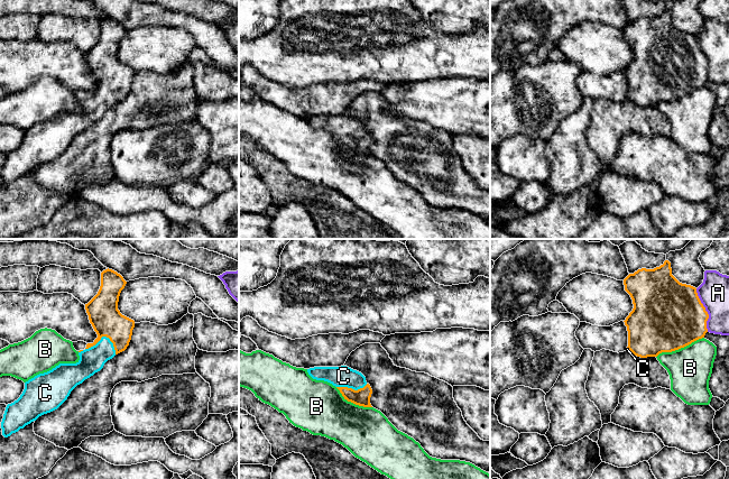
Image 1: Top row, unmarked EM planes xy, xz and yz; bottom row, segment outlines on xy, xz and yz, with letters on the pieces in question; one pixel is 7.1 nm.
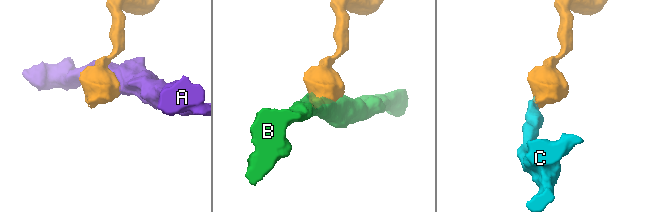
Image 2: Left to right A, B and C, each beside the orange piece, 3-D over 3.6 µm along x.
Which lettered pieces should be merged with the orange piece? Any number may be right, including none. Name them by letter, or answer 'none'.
C

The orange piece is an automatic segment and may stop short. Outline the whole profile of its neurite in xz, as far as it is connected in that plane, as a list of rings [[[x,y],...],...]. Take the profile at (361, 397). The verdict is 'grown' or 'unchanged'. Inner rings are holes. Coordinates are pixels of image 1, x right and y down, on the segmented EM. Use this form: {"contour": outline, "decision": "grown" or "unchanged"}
{"contour": [[[347,366],[314,367],[307,369],[307,372],[313,379],[324,380],[335,386],[348,402],[372,407],[370,404],[372,389],[361,372]]], "decision": "grown"}

